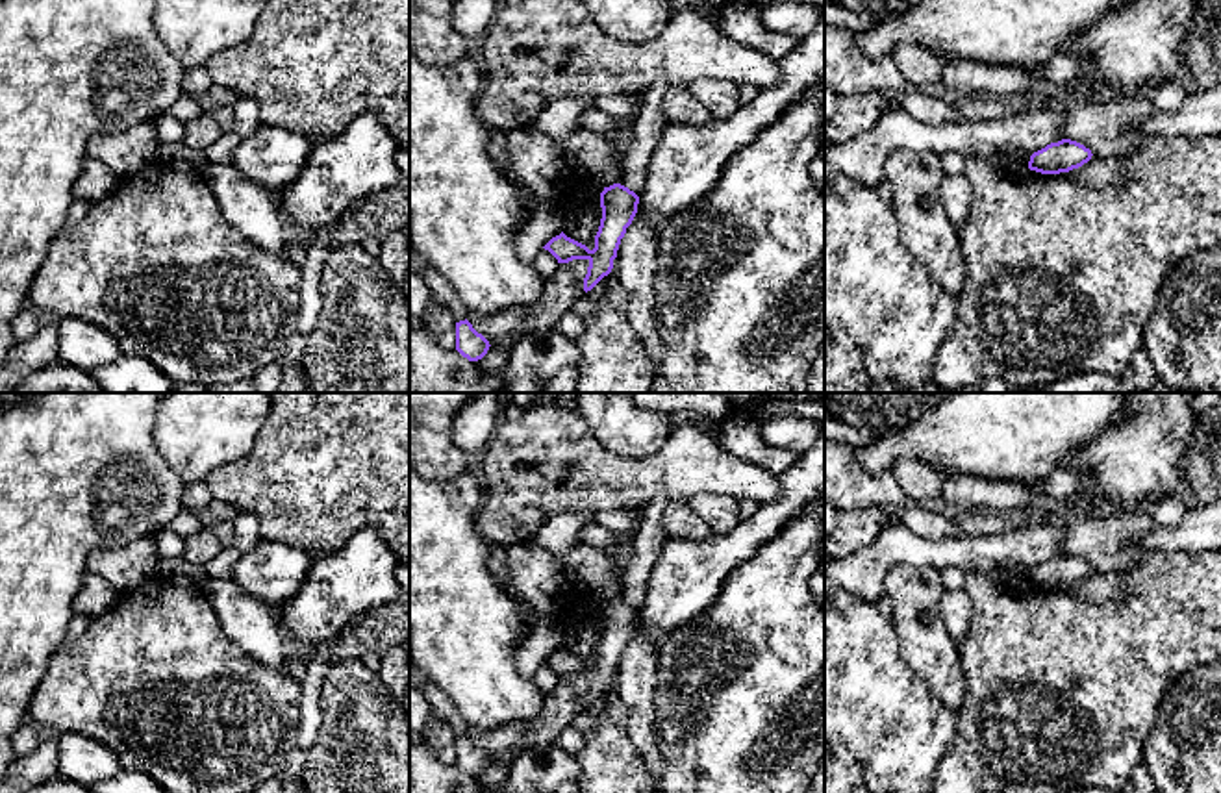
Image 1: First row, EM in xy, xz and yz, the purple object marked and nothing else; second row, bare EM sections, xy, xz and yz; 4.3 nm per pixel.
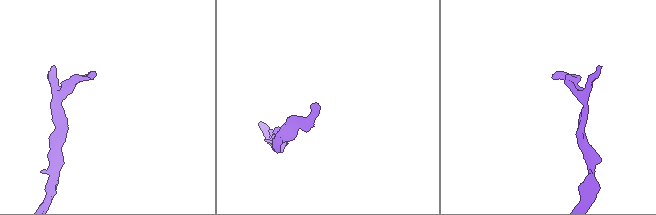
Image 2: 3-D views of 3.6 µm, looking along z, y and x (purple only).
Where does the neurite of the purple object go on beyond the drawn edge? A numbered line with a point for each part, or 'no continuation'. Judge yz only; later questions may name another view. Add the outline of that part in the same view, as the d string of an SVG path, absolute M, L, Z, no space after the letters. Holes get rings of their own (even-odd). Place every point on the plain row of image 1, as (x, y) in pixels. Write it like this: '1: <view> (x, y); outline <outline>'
no continuation

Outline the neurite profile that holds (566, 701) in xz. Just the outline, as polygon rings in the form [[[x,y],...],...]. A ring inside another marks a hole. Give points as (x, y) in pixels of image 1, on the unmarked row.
[[[589,674],[558,678],[556,687],[545,699],[543,710],[534,719],[493,730],[469,728],[467,736],[489,760],[513,762],[528,749],[556,747],[560,734],[573,726],[574,715],[585,708],[587,682]]]

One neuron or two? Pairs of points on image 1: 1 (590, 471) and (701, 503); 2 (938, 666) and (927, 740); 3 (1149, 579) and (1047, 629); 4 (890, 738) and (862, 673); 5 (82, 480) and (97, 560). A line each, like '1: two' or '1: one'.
1: two
2: two
3: one
4: one
5: two

